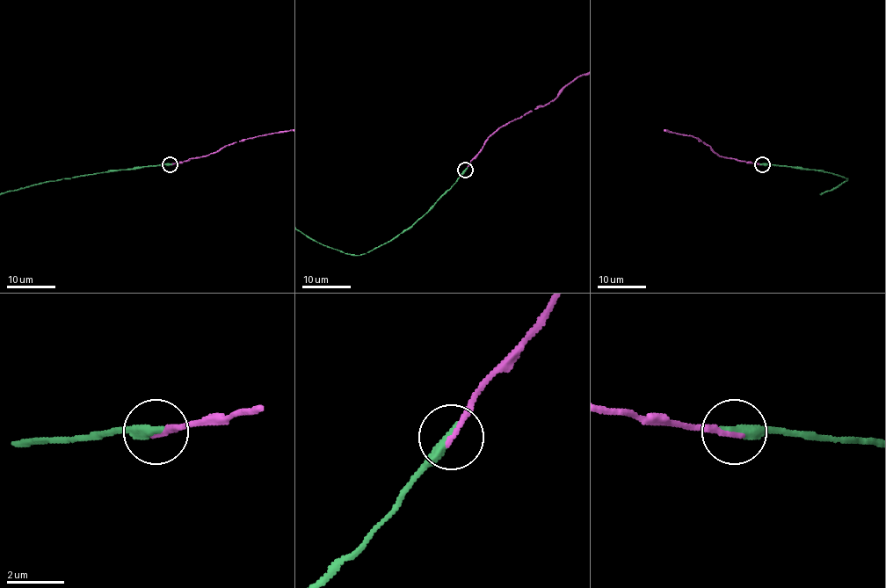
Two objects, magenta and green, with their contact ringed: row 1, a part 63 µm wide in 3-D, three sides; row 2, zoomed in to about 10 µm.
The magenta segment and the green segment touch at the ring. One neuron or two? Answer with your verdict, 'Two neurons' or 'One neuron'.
One neuron

